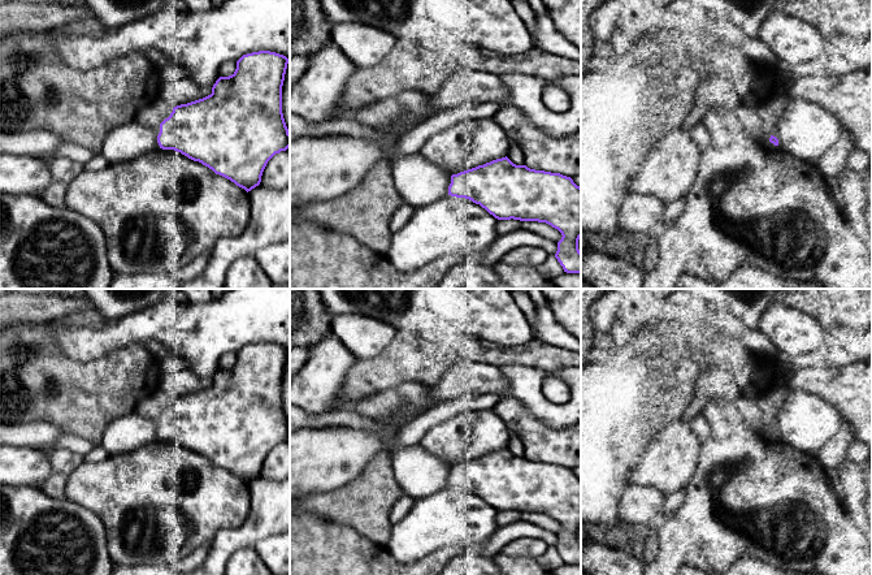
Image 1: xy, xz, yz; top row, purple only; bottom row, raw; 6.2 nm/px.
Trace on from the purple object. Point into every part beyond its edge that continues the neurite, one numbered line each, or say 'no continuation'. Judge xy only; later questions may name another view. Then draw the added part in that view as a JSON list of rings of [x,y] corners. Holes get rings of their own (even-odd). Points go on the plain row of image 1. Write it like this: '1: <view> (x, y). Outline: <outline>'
1: xy (152, 406). Outline: [[[161,388],[152,394],[142,398],[134,407],[134,412],[147,418],[160,418],[160,415],[170,407],[173,397]]]

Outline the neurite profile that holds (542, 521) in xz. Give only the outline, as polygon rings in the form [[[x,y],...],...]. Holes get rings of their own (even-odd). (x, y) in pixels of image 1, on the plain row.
[[[522,513],[522,520],[530,522],[541,528],[551,531],[555,535],[558,535],[563,528],[558,520],[552,519],[551,516],[548,516],[546,514]]]

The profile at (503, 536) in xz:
[[[516,522],[498,529],[481,548],[474,549],[474,552],[481,557],[494,558],[504,545],[517,537],[538,537],[546,541],[548,546],[555,546],[558,542],[558,535],[554,532],[530,522]]]

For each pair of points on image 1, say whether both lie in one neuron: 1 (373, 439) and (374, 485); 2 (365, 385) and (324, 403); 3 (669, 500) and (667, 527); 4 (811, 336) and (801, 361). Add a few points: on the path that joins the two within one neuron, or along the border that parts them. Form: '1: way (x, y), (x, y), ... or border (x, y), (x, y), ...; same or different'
1: border (385, 448), (354, 479); different
2: border (350, 368), (341, 394), (342, 407); different
3: border (673, 514), (668, 517); different
4: border (811, 351), (792, 358); different

